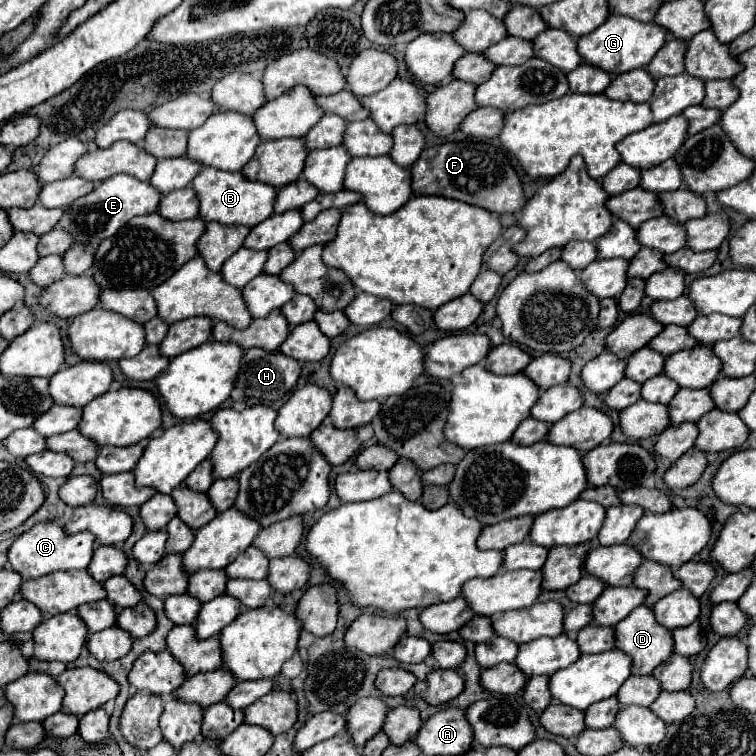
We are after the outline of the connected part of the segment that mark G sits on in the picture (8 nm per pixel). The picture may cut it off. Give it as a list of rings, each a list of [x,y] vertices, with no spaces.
[[[610,15],[606,23],[602,23],[596,31],[582,35],[576,41],[578,53],[584,59],[584,63],[592,63],[592,67],[606,71],[612,77],[648,65],[664,43],[666,43],[666,29],[658,27],[656,23],[636,23],[634,19],[620,15]]]

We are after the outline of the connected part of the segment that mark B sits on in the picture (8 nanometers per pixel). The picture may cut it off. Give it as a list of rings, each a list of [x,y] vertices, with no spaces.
[[[202,167],[200,173],[192,179],[192,189],[200,201],[200,219],[204,223],[216,221],[220,225],[244,225],[252,229],[260,221],[272,215],[272,205],[276,199],[276,189],[266,183],[248,181],[240,171],[236,175],[228,175],[228,171],[212,171],[212,167]]]

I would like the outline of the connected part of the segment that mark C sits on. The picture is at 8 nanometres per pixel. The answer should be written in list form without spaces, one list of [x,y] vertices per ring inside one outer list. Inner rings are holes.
[[[38,523],[30,531],[22,533],[8,551],[8,561],[12,565],[12,571],[16,571],[22,579],[38,579],[44,575],[50,575],[54,571],[72,571],[72,569],[86,569],[92,553],[94,553],[94,539],[88,533],[80,535],[64,535],[64,529],[56,523]]]

